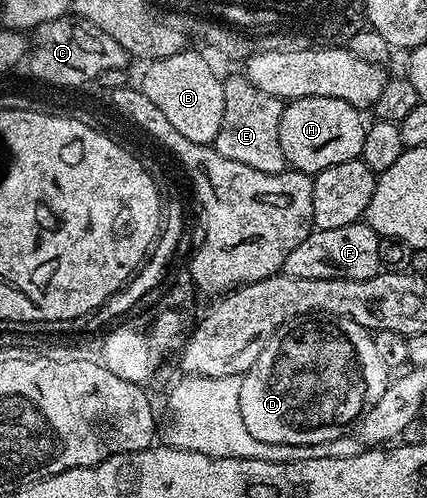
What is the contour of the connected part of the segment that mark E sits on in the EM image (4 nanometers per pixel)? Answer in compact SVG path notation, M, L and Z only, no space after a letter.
M246 75L223 78L225 107L222 112L222 125L217 133L214 147L218 155L234 159L234 163L246 163L254 171L282 173L289 168L282 143L278 139L278 127L282 123L285 102L274 95L266 95L259 87L254 87Z

